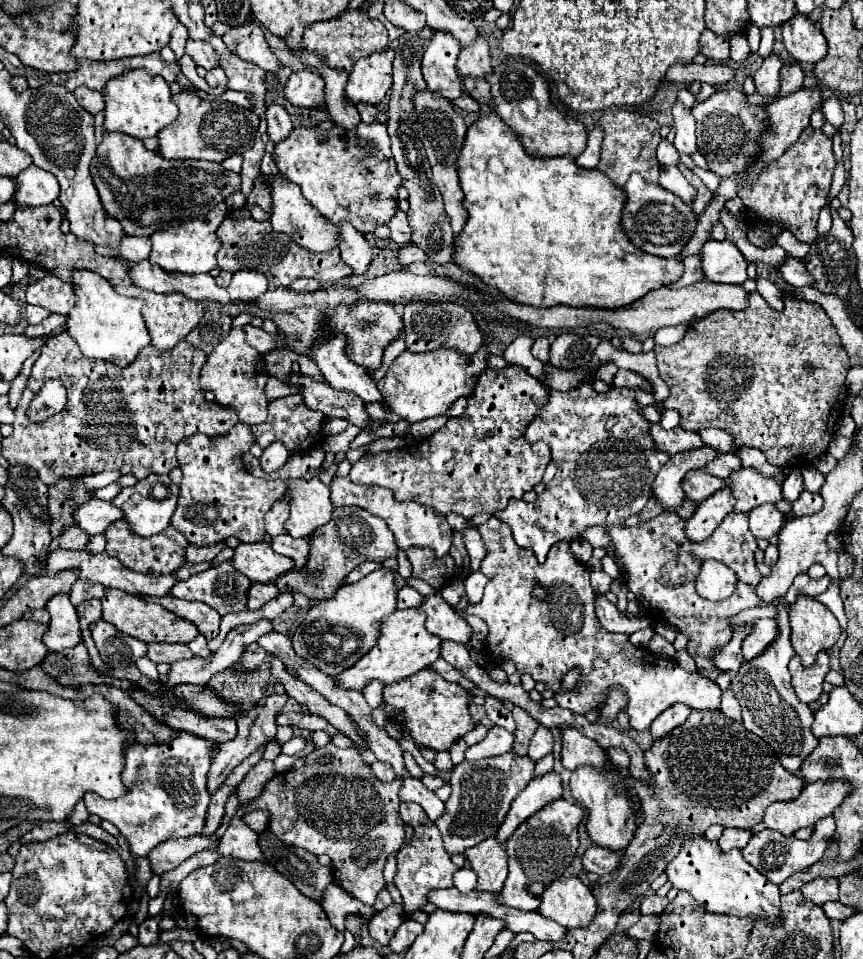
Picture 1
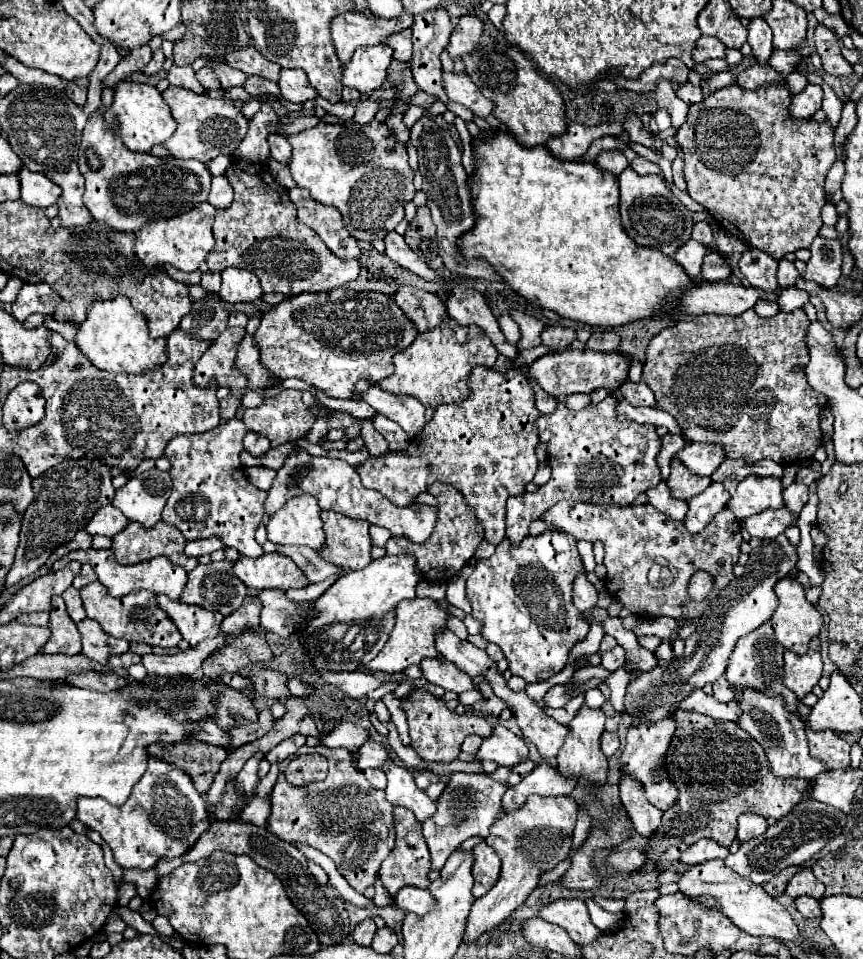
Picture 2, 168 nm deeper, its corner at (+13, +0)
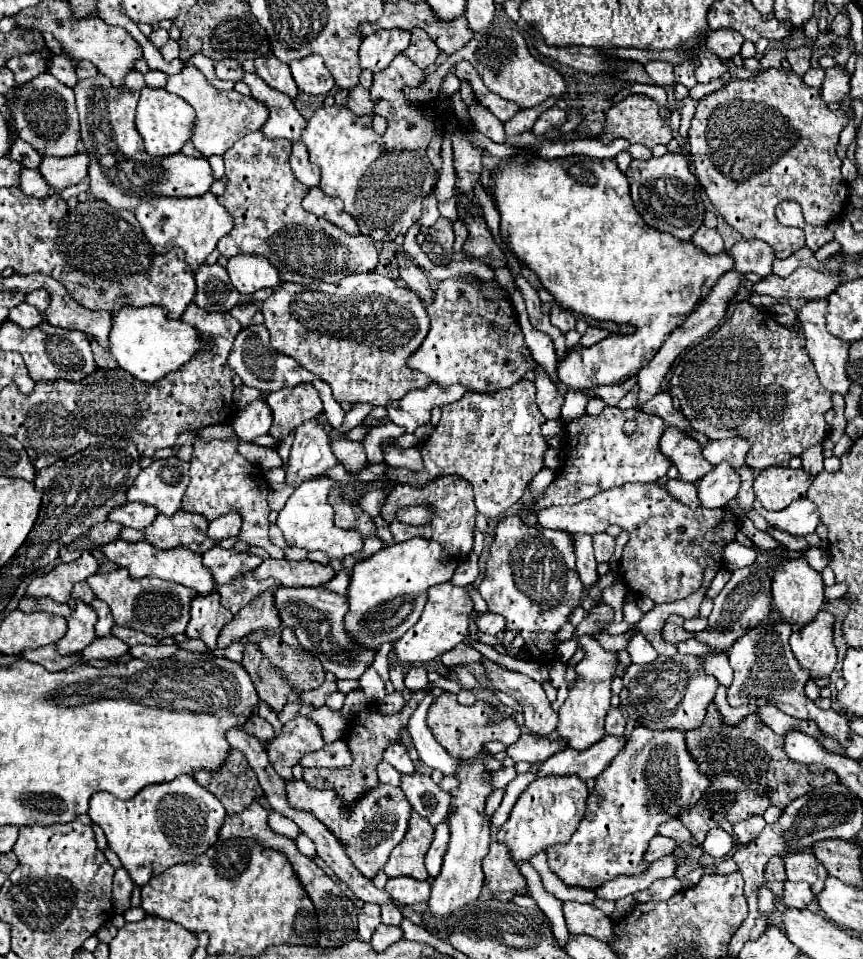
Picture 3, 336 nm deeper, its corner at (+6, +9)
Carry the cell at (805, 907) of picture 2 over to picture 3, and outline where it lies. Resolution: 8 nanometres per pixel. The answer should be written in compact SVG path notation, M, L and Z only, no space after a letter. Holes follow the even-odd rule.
M787 880L783 886L781 902L785 904L785 908L805 908L813 898L815 896L813 896L809 884L805 884L805 882L789 882Z

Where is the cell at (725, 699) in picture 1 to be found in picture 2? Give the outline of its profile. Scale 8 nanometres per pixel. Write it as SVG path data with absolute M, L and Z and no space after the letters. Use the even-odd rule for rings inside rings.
M720 677L714 685L714 699L716 701L722 701L722 703L726 703L726 701L732 701L734 699L734 689L730 687L730 683L726 681L726 677Z

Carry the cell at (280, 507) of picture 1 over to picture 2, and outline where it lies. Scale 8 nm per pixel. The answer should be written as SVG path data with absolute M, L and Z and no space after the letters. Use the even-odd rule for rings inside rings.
M306 451L292 453L282 469L276 473L276 479L268 491L268 497L264 501L266 515L274 515L290 497L310 493L318 497L318 505L321 510L332 510L352 517L352 519L366 519L372 525L386 527L394 537L406 537L414 543L424 543L436 523L436 509L422 503L412 503L406 507L398 507L390 503L382 493L374 489L366 489L360 483L360 475L352 465L348 465L342 459L328 459L328 457L312 457Z

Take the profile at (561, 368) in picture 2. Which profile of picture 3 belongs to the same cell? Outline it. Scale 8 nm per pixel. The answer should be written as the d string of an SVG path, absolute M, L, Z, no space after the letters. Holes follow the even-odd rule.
M521 154L517 156L515 160L511 162L505 162L503 168L499 168L497 174L491 176L491 184L489 184L489 190L491 194L495 196L497 200L497 208L499 208L499 214L501 214L501 238L503 242L507 244L507 248L517 256L517 260L525 266L529 266L541 280L543 288L555 296L555 300L569 312L575 312L575 314L581 314L581 316L589 316L589 318L595 318L595 320L611 320L611 322L621 322L621 324L633 324L637 330L633 332L633 336L621 336L621 338L607 338L603 342L597 342L589 348L581 348L581 346L575 346L569 350L569 356L565 356L565 360L559 362L559 378L561 382L565 382L569 388L573 390L585 390L585 388L593 388L593 386L603 386L603 384L619 384L619 382L625 382L627 378L633 378L637 376L637 372L653 358L653 354L661 348L661 344L665 342L665 338L677 328L683 324L683 320L697 306L697 302L701 302L709 290L715 286L715 282L733 268L733 258L727 254L727 252L721 252L721 254L707 254L703 252L701 248L697 248L693 242L685 240L677 240L665 232L659 232L659 230L653 230L651 226L645 224L645 220L641 220L639 212L635 210L633 206L633 200L631 200L631 194L629 194L629 182L627 182L627 176L617 168L617 162L611 160L611 158L591 158L591 156L567 156L567 158L557 158L557 160L541 160L541 158L531 158L527 154Z

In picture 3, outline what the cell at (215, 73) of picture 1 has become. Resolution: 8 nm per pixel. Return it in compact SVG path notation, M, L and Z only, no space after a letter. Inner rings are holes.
M221 60L215 64L215 72L221 80L231 80L231 82L239 82L245 76L245 70L241 68L241 64L237 60Z

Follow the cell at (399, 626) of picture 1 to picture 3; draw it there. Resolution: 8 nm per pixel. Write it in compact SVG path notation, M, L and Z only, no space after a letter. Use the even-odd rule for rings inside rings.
M451 582L433 586L429 590L429 600L425 604L421 620L393 644L397 660L403 664L421 664L421 662L435 660L443 652L455 648L469 634L471 612L473 612L473 602L467 594L467 588L453 586Z

